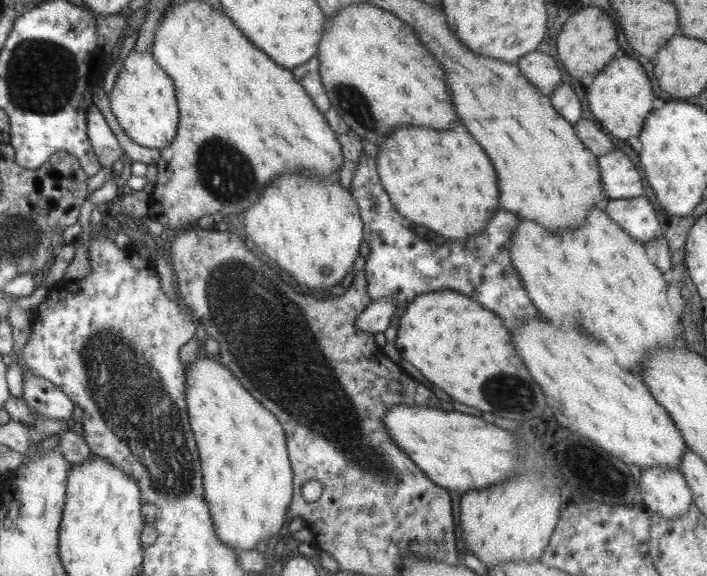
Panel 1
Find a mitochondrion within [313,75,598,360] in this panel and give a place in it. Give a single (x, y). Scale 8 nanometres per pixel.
(350, 100)

